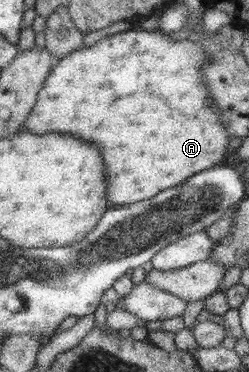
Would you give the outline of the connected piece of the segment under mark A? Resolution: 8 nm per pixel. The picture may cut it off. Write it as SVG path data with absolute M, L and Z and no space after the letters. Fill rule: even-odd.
M132 27L128 31L117 32L100 40L97 44L89 48L84 47L74 50L71 54L64 56L52 68L49 76L45 79L41 91L39 91L35 106L31 109L27 122L24 124L27 130L37 132L37 134L47 134L47 132L67 132L77 134L79 138L97 144L103 150L103 158L107 164L107 196L112 205L133 204L140 200L147 200L155 196L158 192L166 188L173 188L182 183L182 180L190 179L191 176L197 175L198 172L210 170L216 164L219 164L223 158L227 157L231 148L229 138L232 134L225 128L223 121L220 119L220 112L209 104L208 86L204 83L204 78L200 75L200 70L204 64L208 64L208 50L199 37L188 37L182 40L172 40L166 32L163 31L145 31L144 29Z

